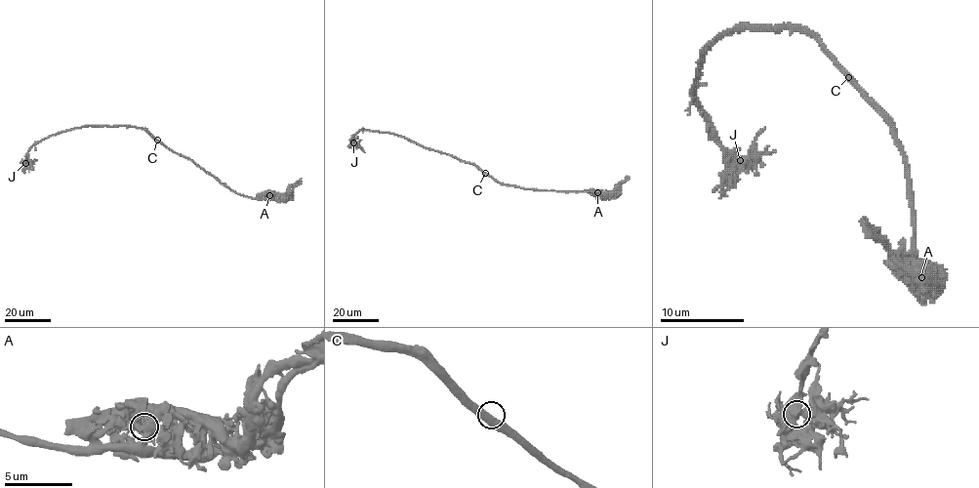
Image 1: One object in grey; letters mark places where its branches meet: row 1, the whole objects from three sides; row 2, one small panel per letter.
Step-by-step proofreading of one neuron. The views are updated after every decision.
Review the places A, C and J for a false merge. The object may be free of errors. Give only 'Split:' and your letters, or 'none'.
Split: A

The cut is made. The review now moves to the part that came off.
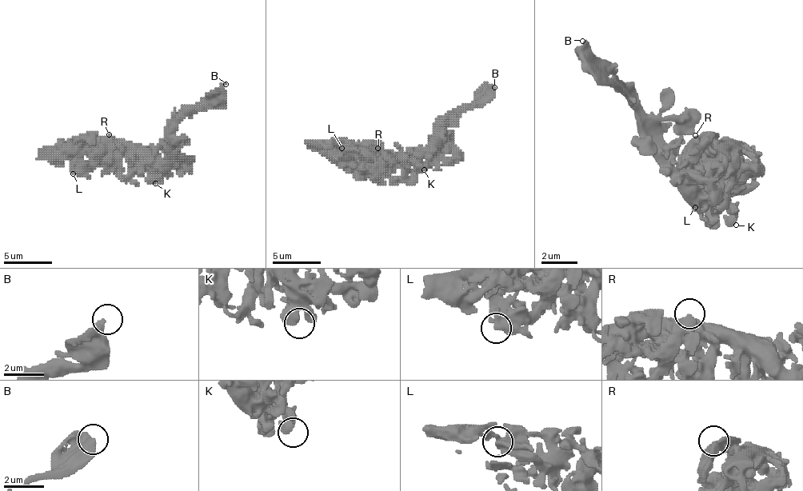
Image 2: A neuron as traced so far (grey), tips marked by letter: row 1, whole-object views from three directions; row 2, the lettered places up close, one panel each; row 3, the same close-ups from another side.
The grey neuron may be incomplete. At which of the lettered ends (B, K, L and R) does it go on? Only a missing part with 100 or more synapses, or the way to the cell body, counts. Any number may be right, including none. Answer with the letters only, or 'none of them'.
none of them

